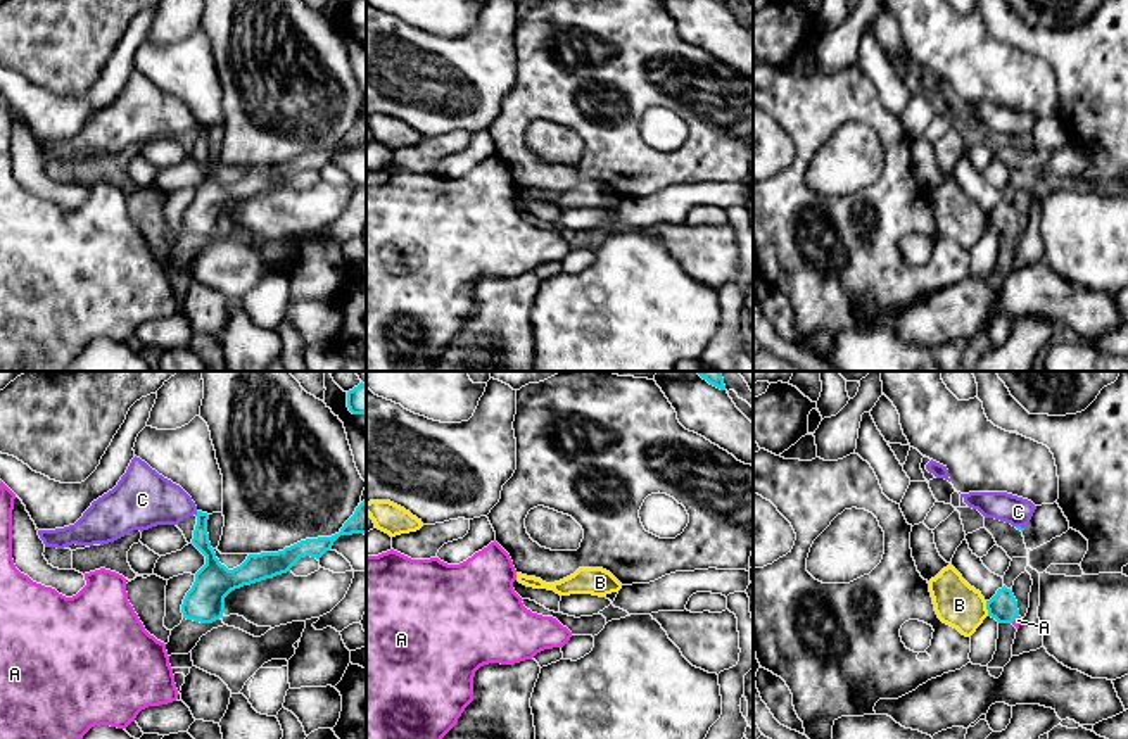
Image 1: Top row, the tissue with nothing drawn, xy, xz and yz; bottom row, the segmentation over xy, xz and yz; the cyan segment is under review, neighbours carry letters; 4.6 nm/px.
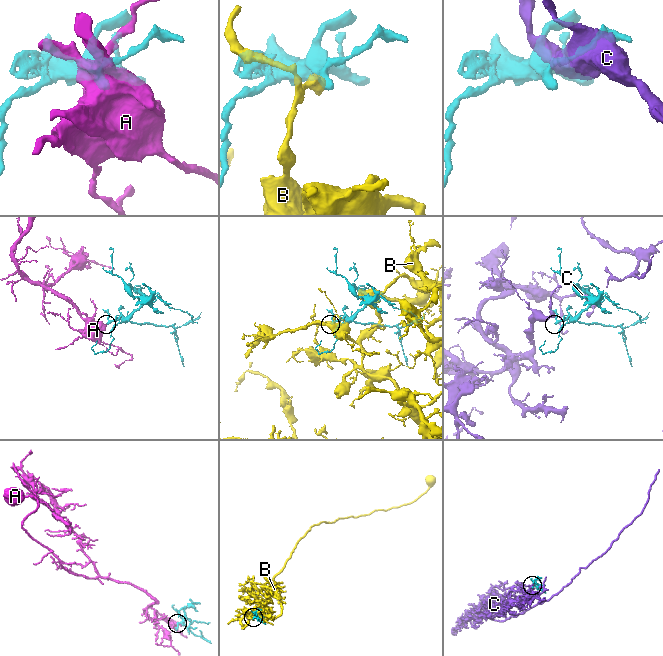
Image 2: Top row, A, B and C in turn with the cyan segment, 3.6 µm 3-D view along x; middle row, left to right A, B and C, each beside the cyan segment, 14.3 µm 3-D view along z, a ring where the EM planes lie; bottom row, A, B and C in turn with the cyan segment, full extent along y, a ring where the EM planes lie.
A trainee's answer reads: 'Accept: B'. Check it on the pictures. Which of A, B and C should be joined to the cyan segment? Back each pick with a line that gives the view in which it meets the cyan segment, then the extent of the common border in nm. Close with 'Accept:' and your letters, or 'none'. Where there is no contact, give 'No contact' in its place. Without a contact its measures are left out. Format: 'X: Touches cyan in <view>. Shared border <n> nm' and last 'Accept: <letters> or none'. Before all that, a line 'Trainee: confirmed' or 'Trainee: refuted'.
Trainee: refuted
A: Touches cyan in yz. Shared border 50 nm
Accept: A

